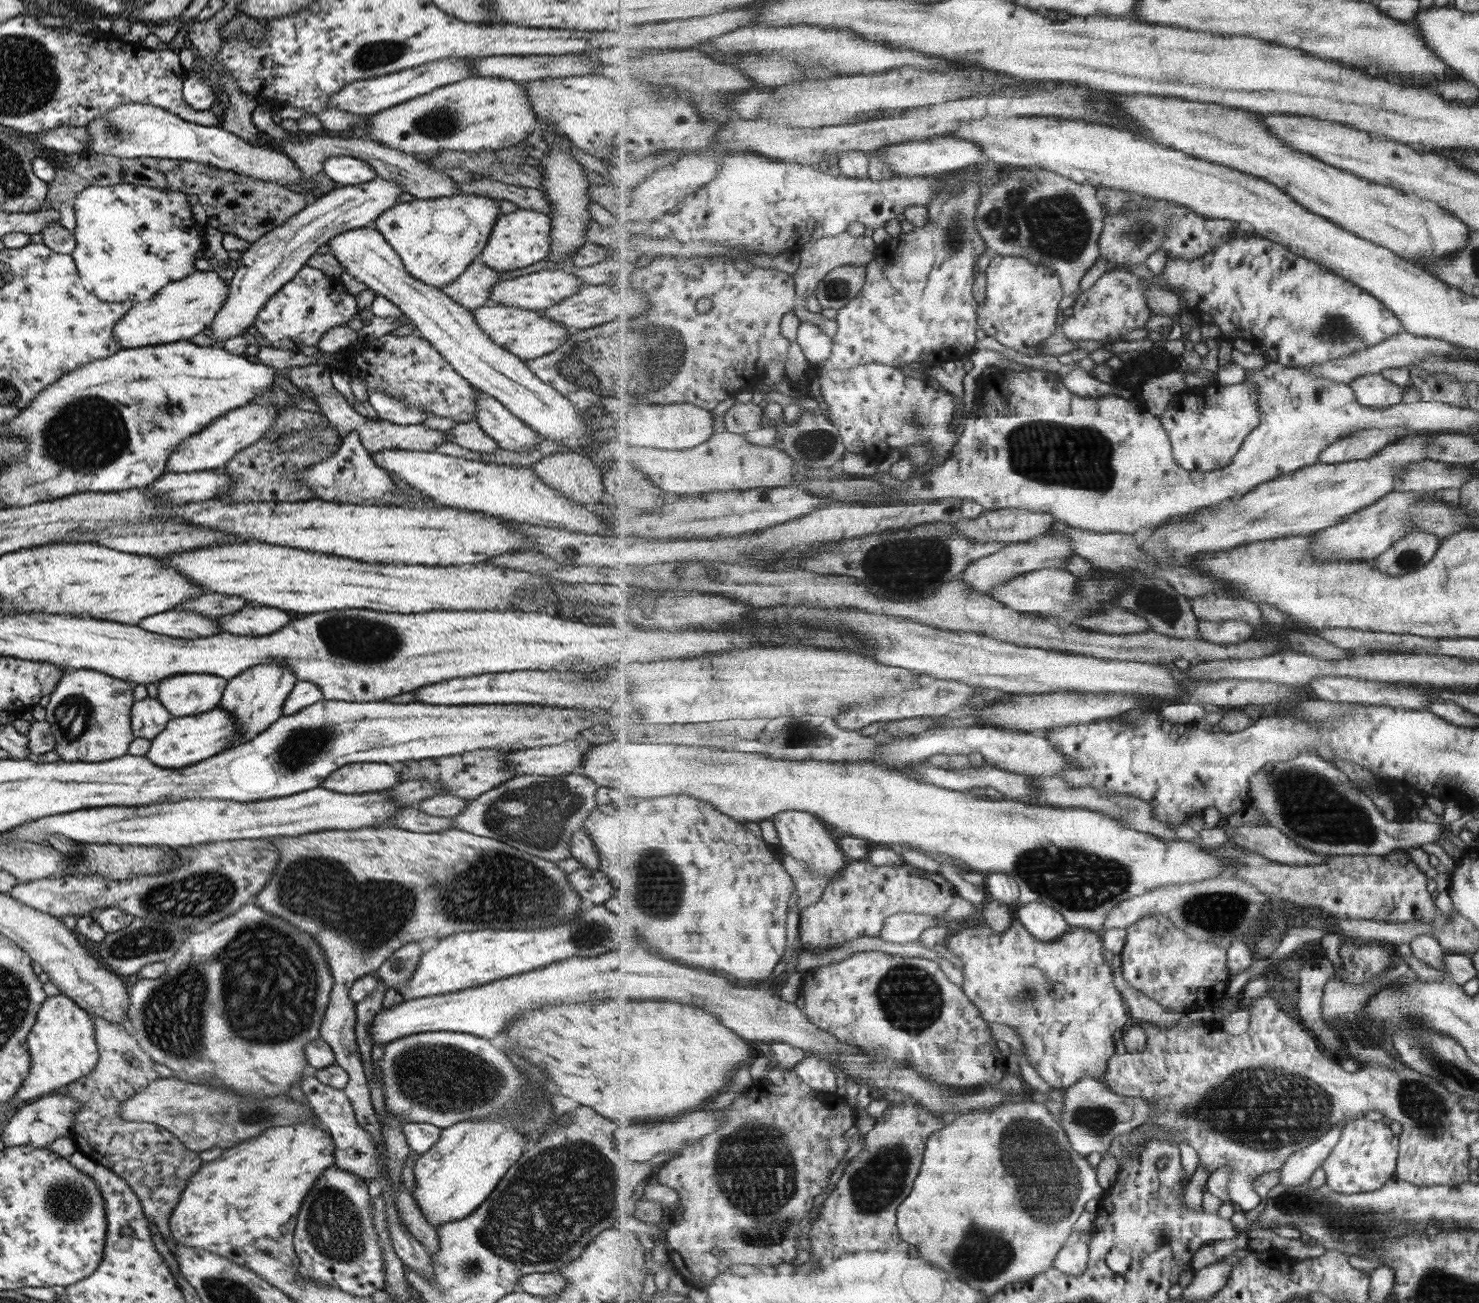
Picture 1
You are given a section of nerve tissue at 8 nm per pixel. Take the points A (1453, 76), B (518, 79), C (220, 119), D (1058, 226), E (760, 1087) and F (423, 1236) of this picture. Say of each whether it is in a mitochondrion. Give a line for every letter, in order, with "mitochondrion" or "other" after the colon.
A: other
B: other
C: other
D: mitochondrion
E: other
F: other

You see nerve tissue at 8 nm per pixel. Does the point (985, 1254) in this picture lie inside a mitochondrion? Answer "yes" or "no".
yes

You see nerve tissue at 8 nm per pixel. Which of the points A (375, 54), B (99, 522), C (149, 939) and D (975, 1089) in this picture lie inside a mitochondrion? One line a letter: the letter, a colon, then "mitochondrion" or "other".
A: mitochondrion
B: other
C: mitochondrion
D: other

